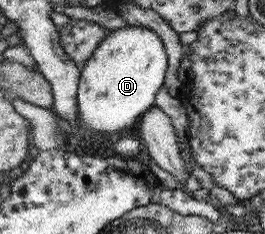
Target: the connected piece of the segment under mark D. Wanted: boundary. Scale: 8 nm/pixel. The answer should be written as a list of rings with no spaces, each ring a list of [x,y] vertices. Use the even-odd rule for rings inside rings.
[[[125,26],[115,29],[102,40],[93,56],[84,62],[78,85],[78,120],[86,130],[86,146],[106,151],[106,142],[113,140],[124,130],[132,128],[142,114],[156,102],[158,92],[164,86],[168,57],[160,34],[144,26]]]

